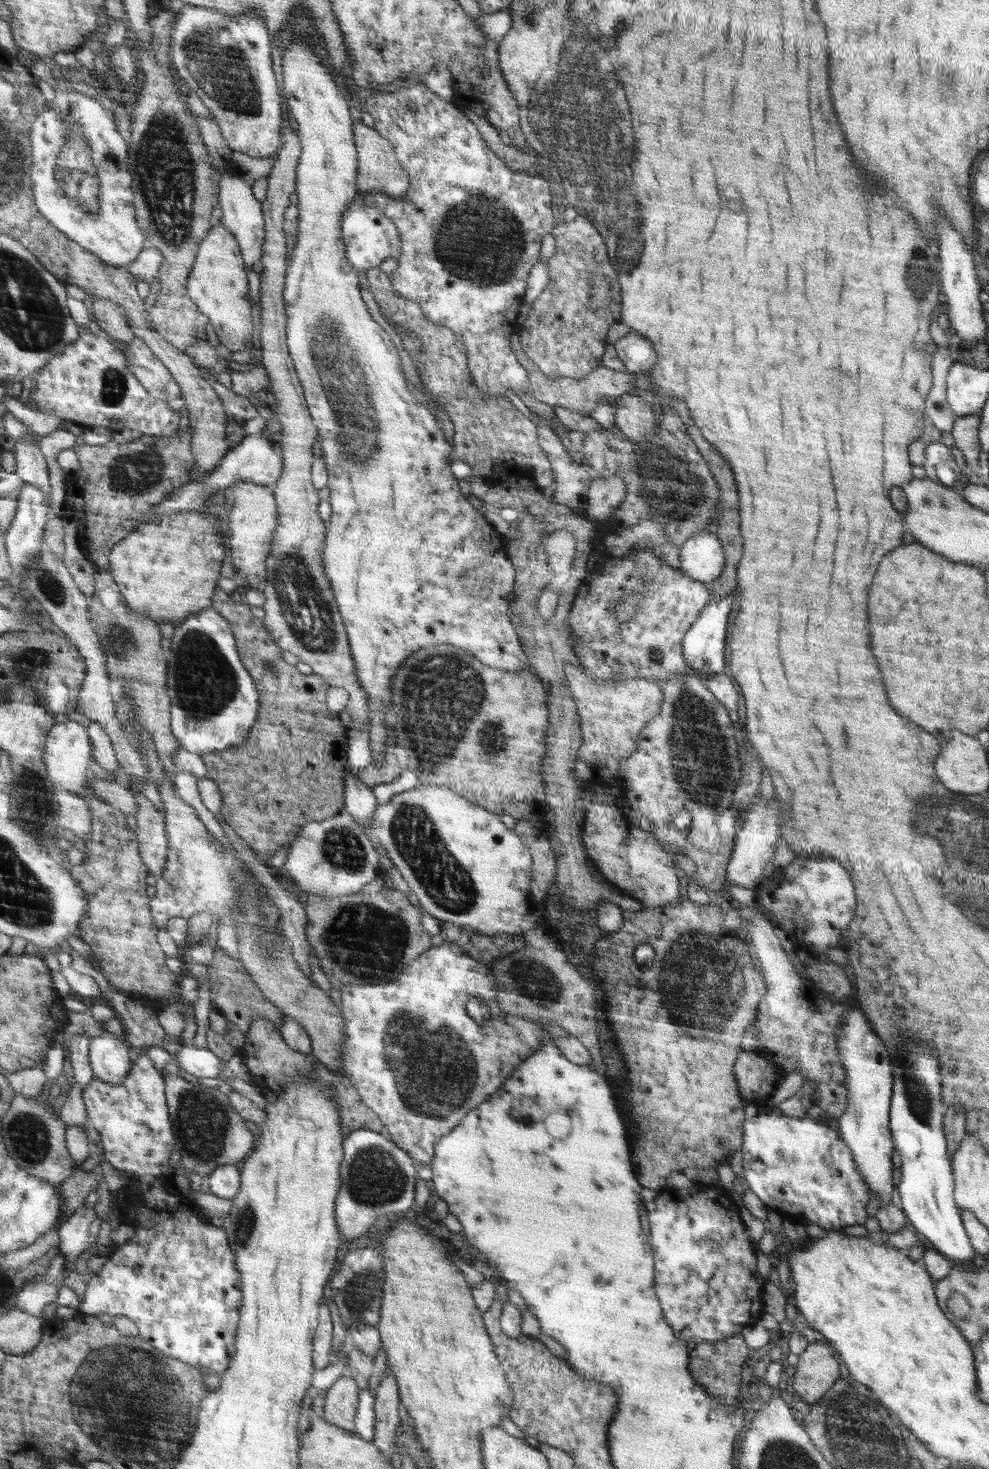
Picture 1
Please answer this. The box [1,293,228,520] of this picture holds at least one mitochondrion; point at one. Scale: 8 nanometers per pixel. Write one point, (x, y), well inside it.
(140, 473)

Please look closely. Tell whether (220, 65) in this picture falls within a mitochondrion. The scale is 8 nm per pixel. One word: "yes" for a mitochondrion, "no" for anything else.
yes

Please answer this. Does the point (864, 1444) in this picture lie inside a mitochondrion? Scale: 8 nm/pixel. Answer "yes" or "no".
yes

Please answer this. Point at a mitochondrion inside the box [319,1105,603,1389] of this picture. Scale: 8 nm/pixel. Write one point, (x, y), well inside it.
(377, 1177)

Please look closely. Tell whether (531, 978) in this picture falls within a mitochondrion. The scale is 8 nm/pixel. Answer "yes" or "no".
yes

